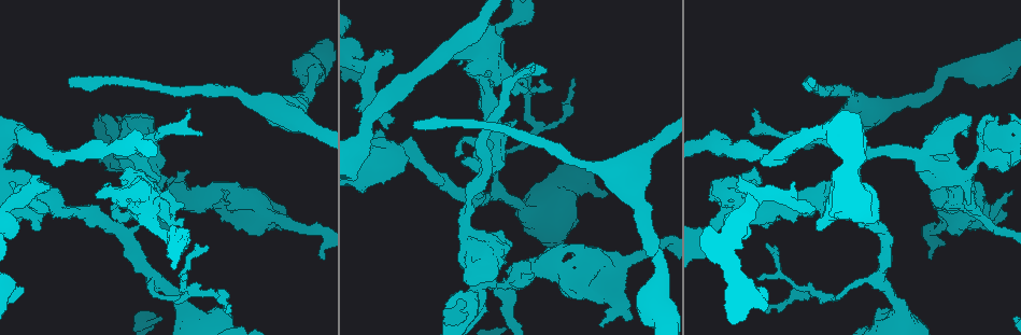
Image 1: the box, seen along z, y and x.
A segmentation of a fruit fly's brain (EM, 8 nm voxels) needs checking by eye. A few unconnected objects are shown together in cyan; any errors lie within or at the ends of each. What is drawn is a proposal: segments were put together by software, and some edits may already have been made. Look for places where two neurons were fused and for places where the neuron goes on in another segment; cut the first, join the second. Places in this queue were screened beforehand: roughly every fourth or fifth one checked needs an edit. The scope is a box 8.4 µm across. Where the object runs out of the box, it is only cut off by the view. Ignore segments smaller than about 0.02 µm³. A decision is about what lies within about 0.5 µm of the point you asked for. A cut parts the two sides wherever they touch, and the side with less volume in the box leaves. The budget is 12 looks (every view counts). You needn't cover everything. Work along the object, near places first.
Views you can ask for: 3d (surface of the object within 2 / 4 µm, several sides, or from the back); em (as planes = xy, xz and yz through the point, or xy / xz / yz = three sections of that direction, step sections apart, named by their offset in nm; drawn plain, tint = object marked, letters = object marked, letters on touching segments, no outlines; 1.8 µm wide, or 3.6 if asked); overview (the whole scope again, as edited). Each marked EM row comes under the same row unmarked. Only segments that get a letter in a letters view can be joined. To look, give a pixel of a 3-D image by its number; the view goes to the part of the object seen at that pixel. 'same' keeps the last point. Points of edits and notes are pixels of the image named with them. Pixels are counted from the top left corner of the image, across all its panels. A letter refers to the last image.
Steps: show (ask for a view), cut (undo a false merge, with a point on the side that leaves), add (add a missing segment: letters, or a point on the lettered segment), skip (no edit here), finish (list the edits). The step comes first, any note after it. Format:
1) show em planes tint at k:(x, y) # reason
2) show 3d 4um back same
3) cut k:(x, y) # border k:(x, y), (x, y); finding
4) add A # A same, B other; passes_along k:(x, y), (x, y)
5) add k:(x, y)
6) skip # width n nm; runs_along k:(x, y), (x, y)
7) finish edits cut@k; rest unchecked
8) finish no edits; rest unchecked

show em planes letters at 1:(189, 109) # free end

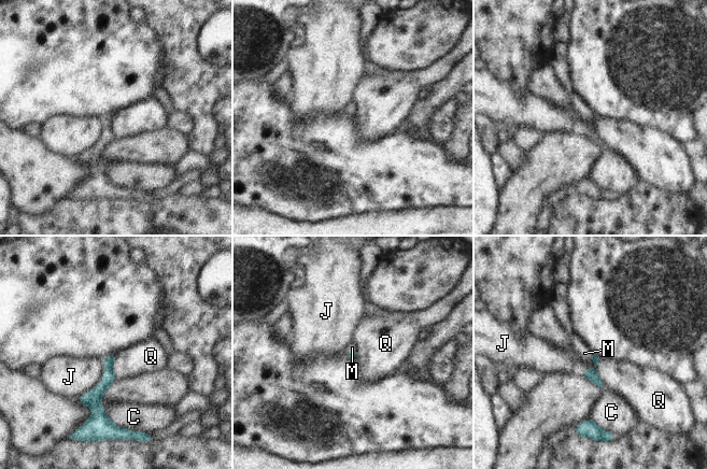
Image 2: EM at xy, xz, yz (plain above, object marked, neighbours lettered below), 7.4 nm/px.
add M # longest_contact J 340 nm; C other, J other, M same, Q other; it goes on there

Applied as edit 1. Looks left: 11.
show em 3.6um planes letters at 1:(189, 321) # sudden change in width

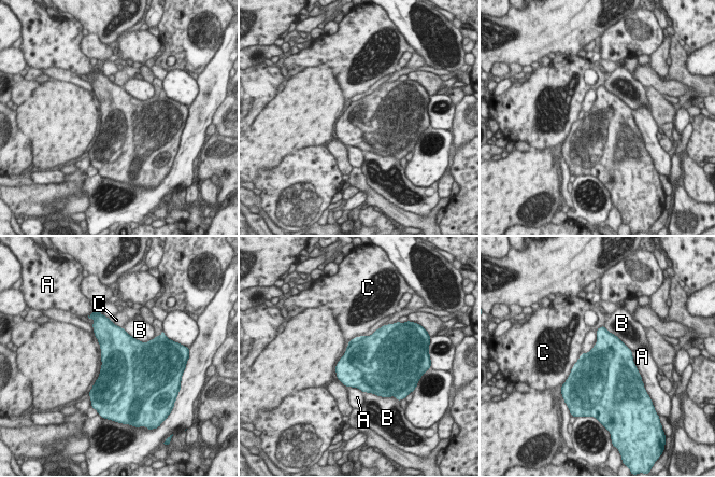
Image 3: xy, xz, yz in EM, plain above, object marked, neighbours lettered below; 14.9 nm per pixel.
skip # longest_contact B 550 nm; A other, B other, C other; border 3:(578, 359), (568, 376); continuous, no second neuron

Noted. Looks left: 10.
show em planes tint at 1:(45, 192) # branch stops here

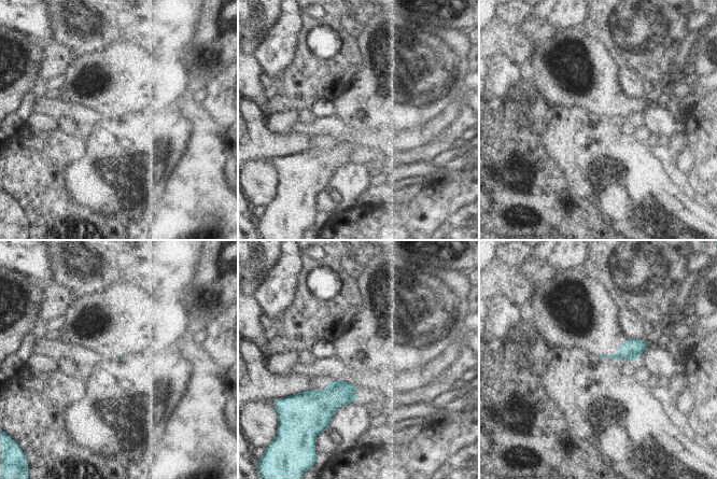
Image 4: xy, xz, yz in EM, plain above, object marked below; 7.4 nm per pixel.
show em planes letters same # see the neighbours

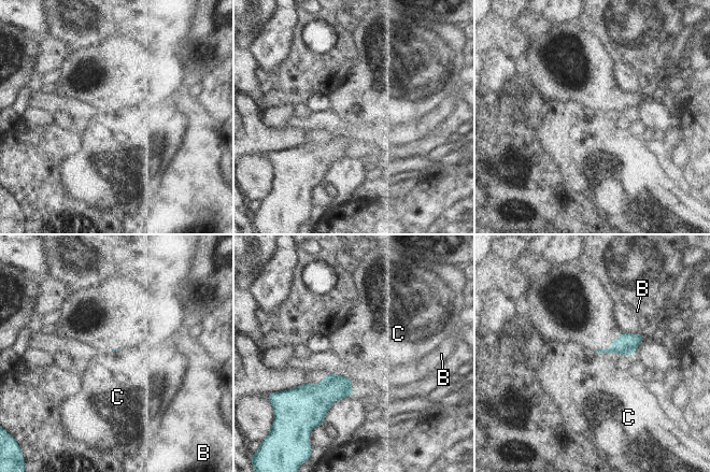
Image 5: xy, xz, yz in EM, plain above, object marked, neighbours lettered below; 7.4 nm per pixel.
skip # longest_contact C 260 nm; B other, C other; none of them fits

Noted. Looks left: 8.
show em planes tint at 1:(814, 84)

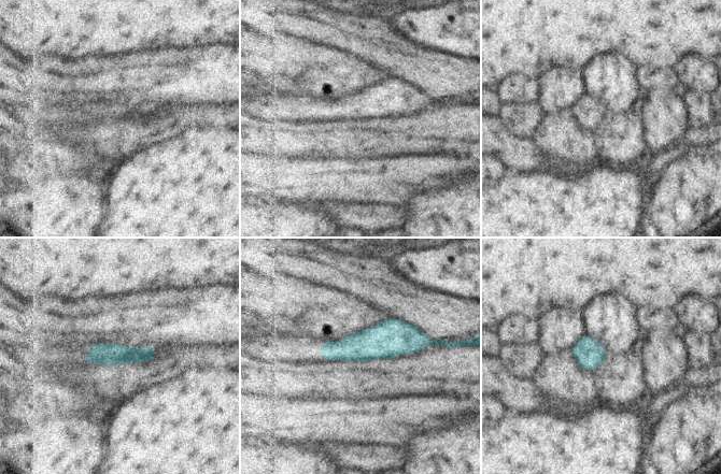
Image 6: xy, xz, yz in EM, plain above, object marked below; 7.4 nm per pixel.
show em planes letters same

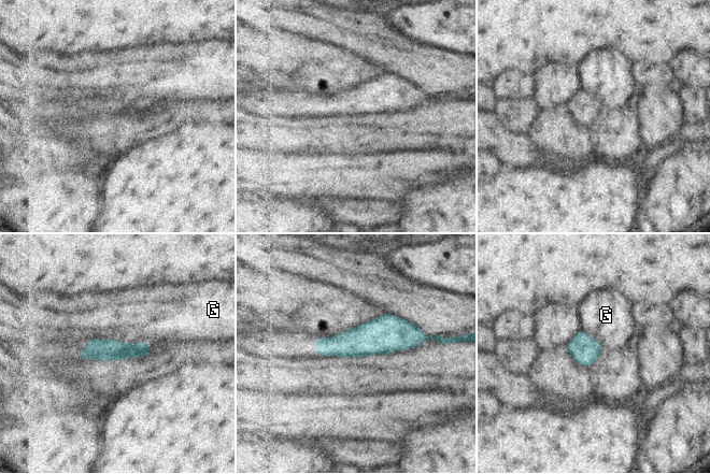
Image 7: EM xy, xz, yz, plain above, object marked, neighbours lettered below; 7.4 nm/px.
skip # G other; runs_along 7:(419, 338), (370, 338), (317, 348); none of them fits

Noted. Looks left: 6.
show 3d 2um at 1:(970, 181)

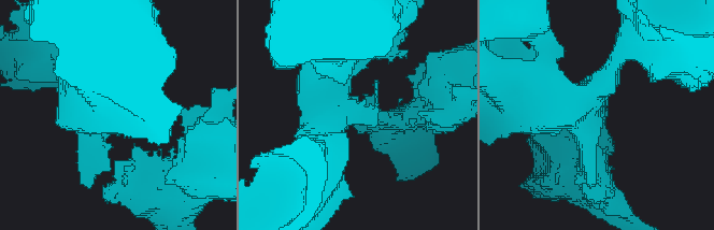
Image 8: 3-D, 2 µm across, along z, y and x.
show em xy step 8 letters at 8:(601, 118) # arms 4

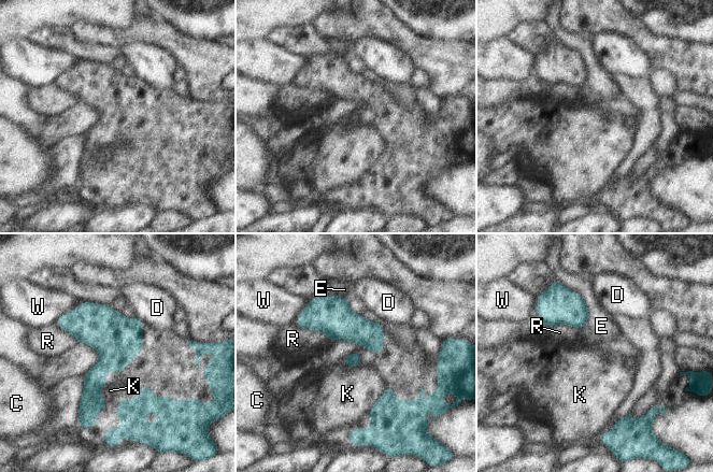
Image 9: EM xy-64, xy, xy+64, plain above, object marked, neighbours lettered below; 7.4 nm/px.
show em xz step 16 letters same # cut it another way

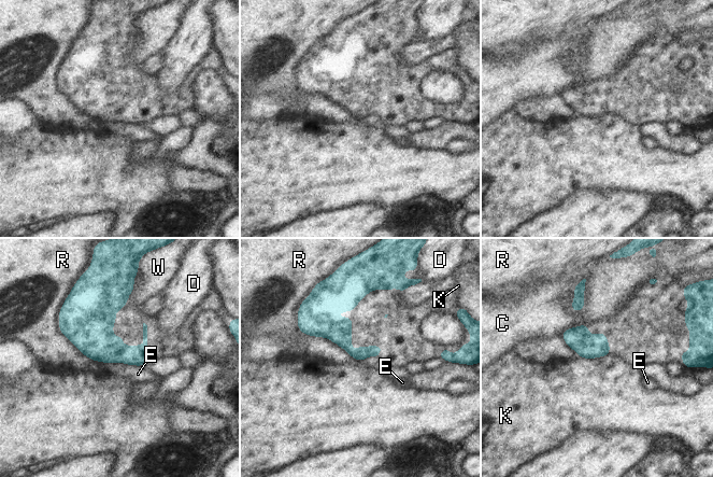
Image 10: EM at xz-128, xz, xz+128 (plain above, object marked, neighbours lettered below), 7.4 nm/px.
skip # C other, D other, E other, K other, R other, W other; border 10:(609, 353), (602, 356), (580, 358); no lettered segment goes on from it

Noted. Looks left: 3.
finish edits add@2; rest unchecked

